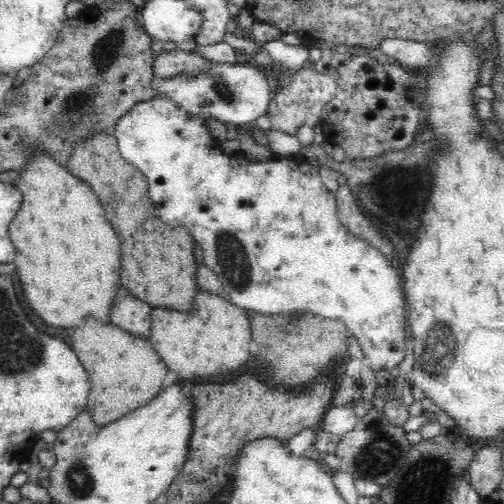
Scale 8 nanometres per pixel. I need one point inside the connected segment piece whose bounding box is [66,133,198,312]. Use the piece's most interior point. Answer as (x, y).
(158, 265)

